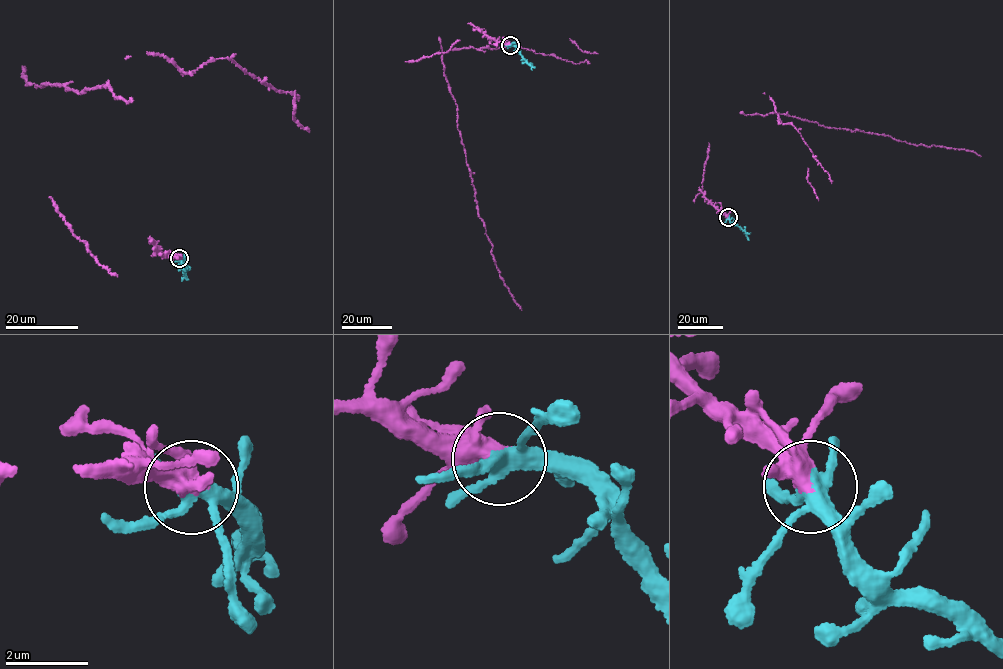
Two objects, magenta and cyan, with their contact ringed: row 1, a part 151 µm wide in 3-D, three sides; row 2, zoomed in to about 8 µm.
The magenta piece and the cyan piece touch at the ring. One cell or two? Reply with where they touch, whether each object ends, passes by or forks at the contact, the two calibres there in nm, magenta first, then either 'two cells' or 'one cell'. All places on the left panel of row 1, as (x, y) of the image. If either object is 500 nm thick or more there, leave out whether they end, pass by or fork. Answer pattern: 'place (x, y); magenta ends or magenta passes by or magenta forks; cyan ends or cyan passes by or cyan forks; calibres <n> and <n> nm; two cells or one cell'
place (179, 258); magenta forks; cyan forks; calibres 320 and 320 nm; one cell

